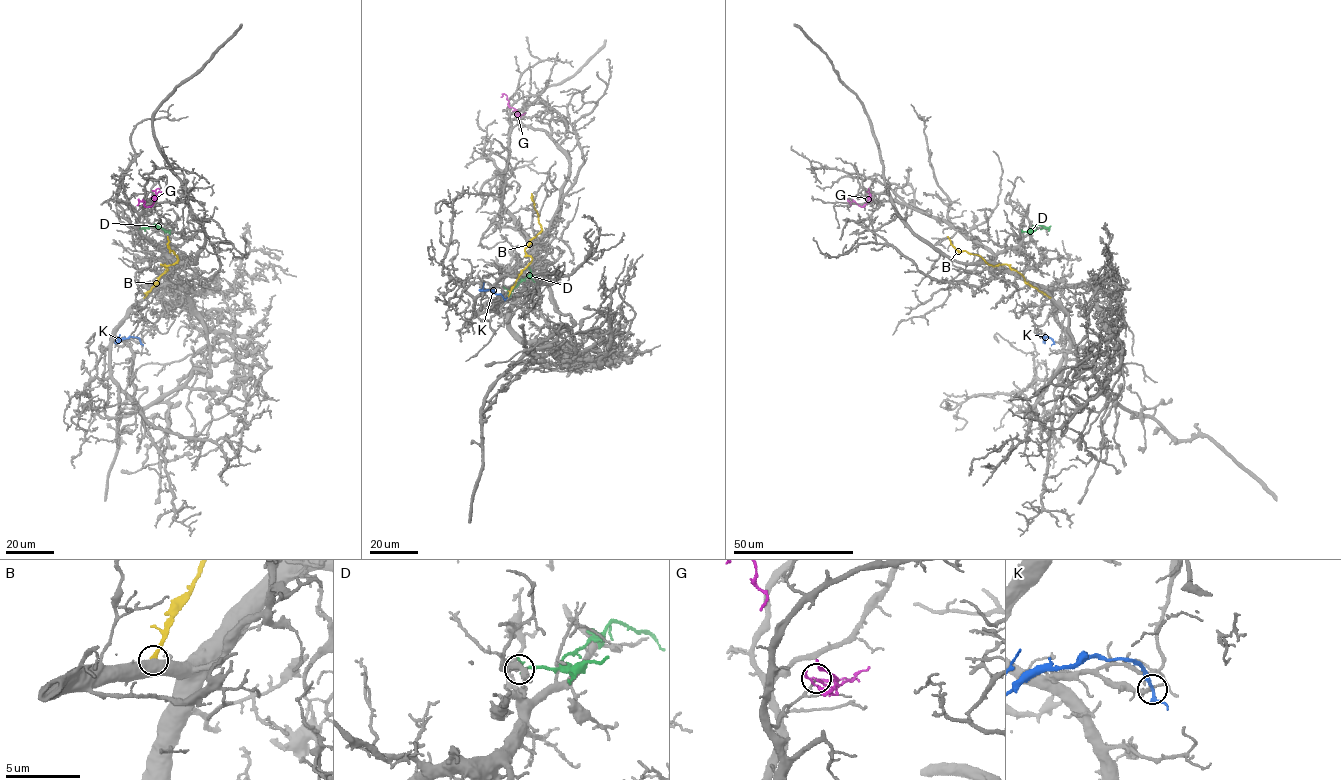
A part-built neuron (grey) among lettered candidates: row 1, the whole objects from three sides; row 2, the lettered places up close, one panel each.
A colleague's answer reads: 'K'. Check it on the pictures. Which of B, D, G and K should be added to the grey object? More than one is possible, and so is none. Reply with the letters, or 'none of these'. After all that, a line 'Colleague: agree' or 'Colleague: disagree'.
K
Colleague: agree

